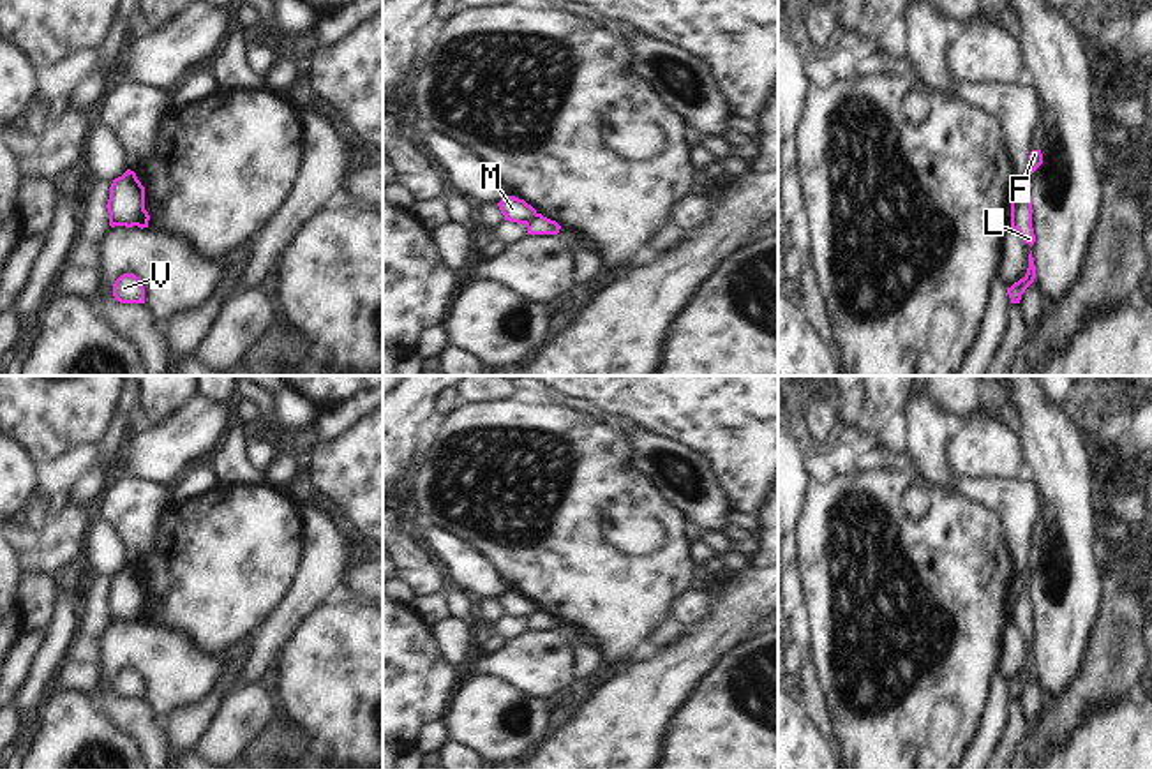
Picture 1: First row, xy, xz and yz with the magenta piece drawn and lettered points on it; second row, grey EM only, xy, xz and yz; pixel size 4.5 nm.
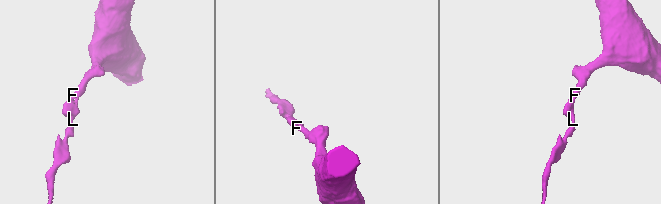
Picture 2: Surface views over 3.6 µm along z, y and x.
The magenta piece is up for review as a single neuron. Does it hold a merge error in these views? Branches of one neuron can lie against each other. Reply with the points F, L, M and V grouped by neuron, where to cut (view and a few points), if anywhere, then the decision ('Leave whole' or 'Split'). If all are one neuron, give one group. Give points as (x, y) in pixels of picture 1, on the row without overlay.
Groups: F M / L V. Split along yz (1029, 570), (1011, 609). Split.

